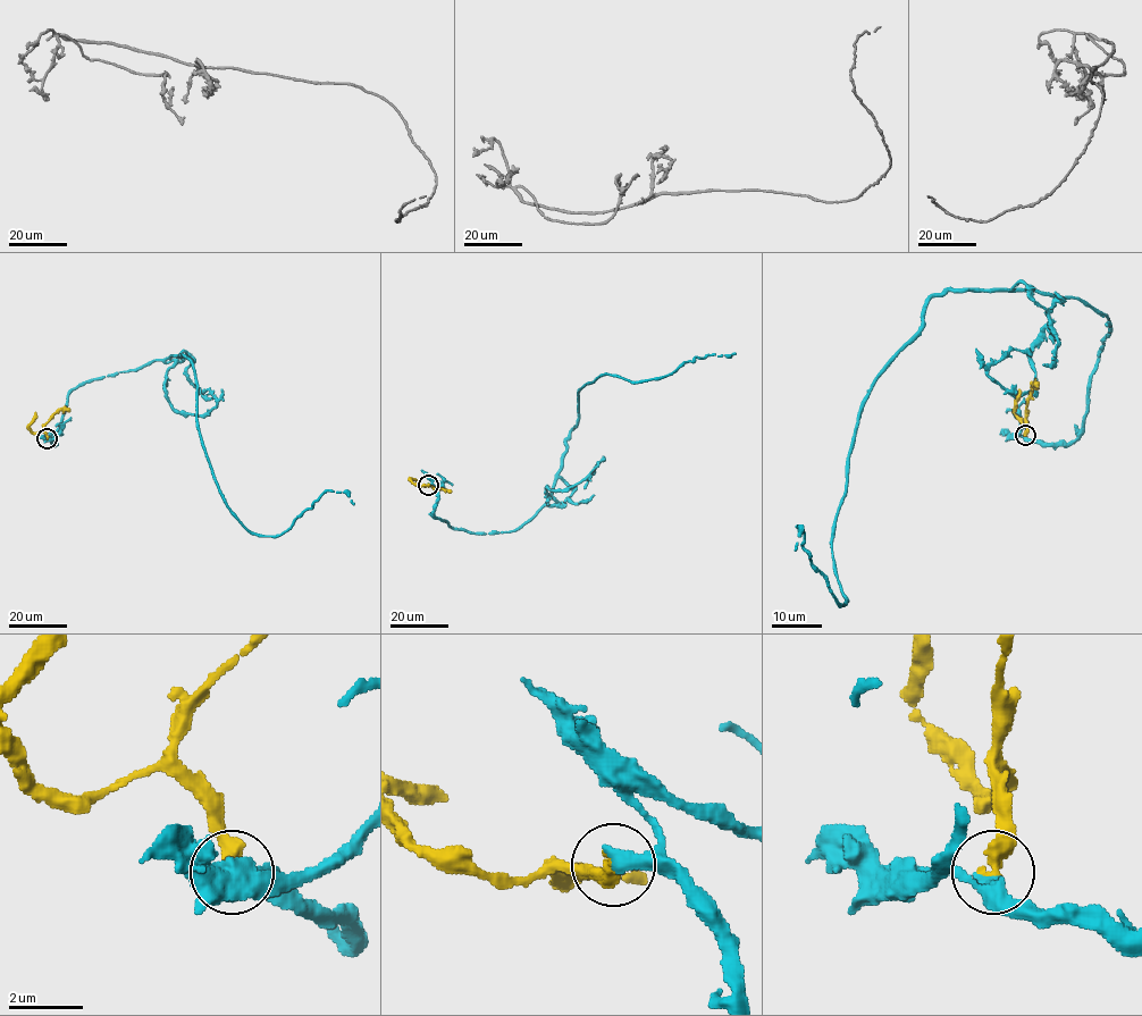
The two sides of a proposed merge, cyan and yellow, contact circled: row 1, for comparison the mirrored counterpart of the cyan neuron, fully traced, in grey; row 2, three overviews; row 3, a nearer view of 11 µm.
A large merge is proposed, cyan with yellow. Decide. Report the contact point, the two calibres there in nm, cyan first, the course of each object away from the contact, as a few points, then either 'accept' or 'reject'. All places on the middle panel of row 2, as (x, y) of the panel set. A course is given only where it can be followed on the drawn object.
place (428, 485); calibres 400 and 400 nm; course cyan (428, 485), (434, 515), (454, 528), (512, 531), (546, 501), (586, 384), (660, 379), (695, 358), (735, 353); course yellow (428, 485), (451, 492); accept

